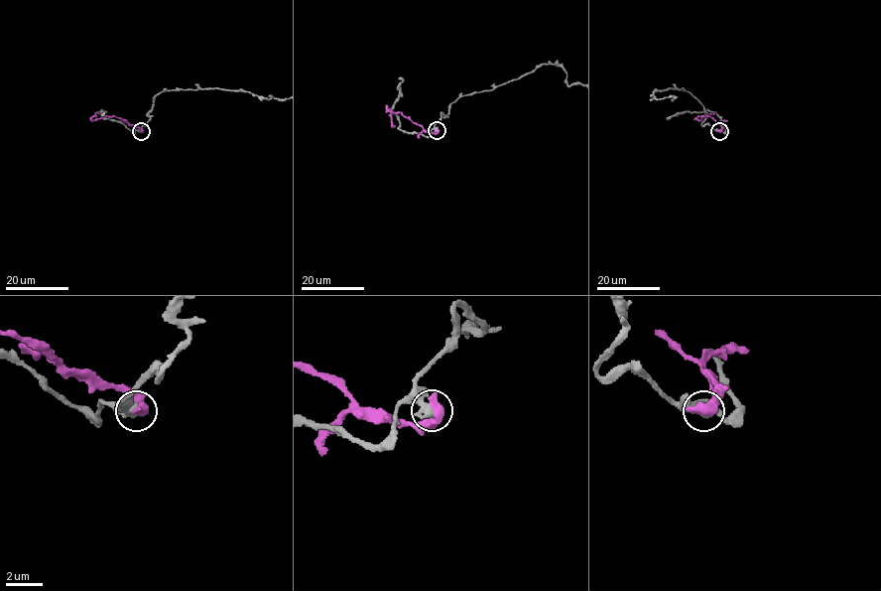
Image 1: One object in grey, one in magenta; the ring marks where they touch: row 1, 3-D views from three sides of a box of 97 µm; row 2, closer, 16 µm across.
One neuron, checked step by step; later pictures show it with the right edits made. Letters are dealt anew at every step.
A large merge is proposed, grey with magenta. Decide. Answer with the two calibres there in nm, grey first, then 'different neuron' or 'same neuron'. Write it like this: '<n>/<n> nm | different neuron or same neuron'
500/650 nm | different neuron

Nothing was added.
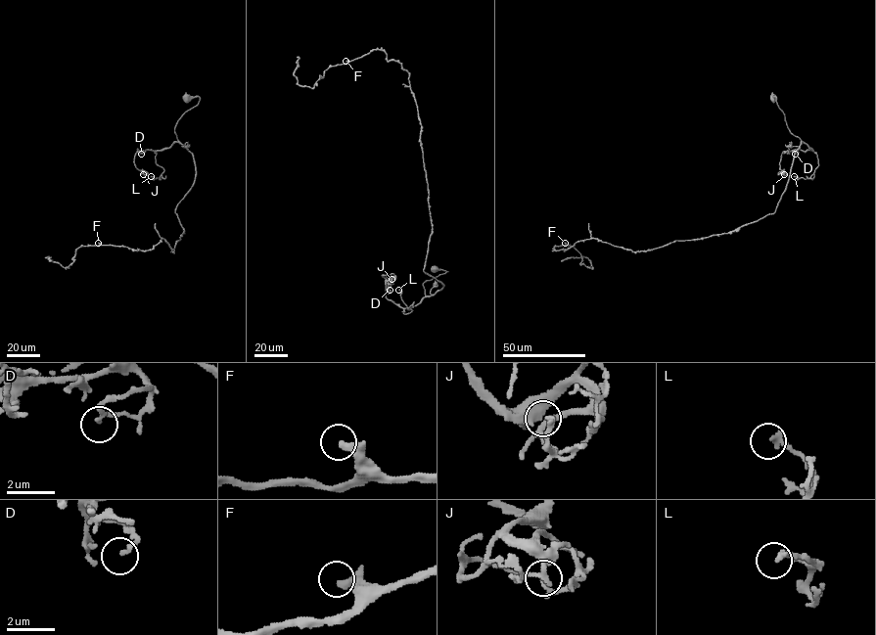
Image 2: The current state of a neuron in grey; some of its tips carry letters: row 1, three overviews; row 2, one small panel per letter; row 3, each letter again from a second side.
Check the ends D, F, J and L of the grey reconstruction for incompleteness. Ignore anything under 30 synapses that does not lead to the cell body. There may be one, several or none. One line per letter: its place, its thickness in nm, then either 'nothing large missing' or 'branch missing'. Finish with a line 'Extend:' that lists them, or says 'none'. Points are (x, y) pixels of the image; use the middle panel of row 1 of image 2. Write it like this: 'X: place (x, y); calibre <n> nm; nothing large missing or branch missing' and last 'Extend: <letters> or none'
D: place (390, 290); calibre 180 nm; nothing large missing
F: place (345, 61); calibre 240 nm; nothing large missing
J: place (391, 279); calibre 200 nm; nothing large missing
L: place (398, 290); calibre 240 nm; nothing large missing
Extend: none

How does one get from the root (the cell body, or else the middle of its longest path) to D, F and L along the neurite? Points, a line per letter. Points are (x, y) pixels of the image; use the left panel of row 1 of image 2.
D: (185, 98), (198, 96), (200, 101), (178, 120), (174, 131), (178, 141), (162, 150), (137, 149), (141, 154)
F: (185, 98), (200, 101), (174, 131), (196, 175), (174, 250), (98, 243)
L: (185, 98), (200, 101), (178, 120), (178, 141), (157, 151), (163, 171), (151, 176)

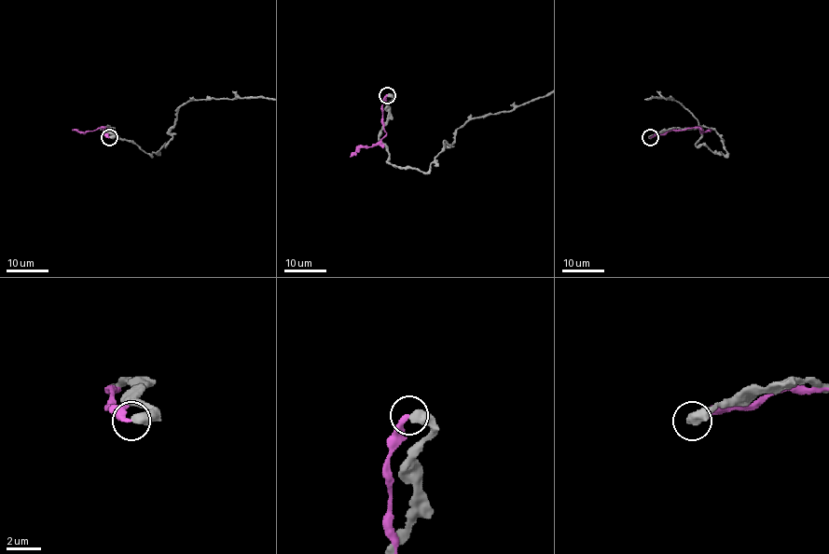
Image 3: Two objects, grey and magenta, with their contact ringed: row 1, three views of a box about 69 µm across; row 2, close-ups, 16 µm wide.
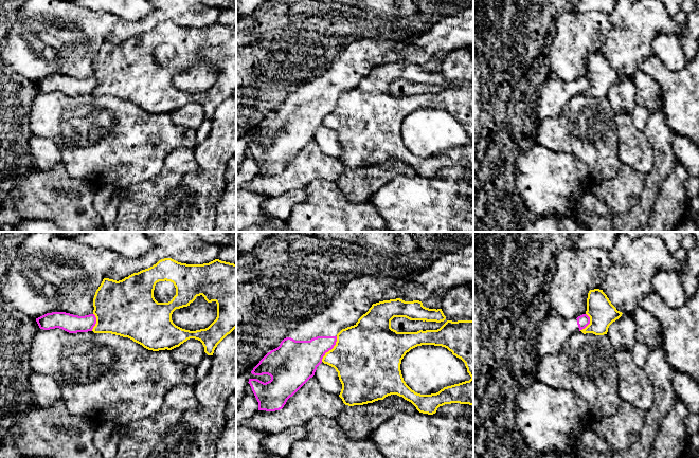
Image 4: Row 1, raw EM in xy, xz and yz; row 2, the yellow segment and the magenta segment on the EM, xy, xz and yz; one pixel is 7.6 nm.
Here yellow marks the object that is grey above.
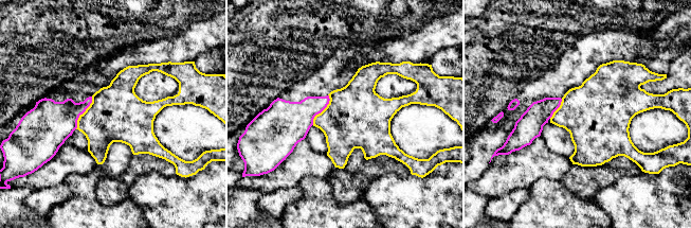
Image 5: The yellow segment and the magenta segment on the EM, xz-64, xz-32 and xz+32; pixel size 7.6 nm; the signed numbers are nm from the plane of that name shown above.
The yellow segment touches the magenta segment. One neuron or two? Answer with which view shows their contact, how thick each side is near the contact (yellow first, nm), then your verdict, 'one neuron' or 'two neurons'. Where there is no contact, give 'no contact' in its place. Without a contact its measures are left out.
contact in xz; calibres 460 and 280 nm; two neurons

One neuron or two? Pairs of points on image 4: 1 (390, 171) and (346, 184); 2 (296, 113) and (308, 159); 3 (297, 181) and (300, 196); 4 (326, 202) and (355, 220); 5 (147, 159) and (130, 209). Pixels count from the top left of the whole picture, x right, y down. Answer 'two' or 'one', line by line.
1: one
2: two
3: two
4: one
5: two

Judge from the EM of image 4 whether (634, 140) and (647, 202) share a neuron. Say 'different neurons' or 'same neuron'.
different neurons

